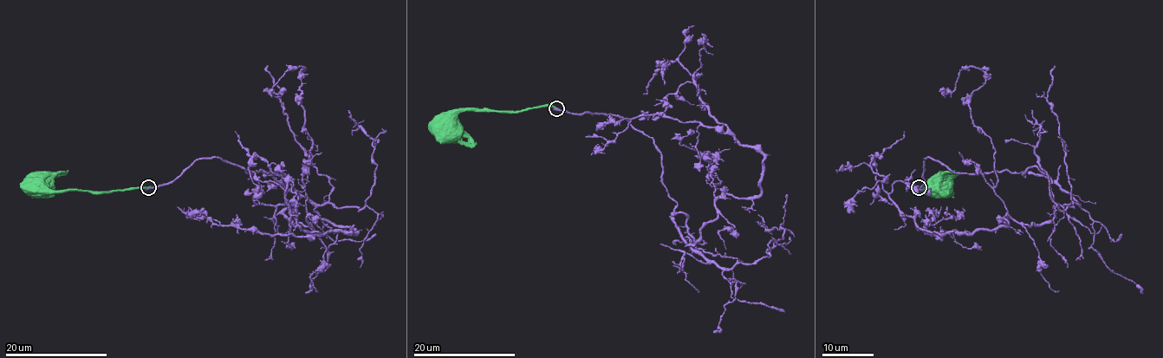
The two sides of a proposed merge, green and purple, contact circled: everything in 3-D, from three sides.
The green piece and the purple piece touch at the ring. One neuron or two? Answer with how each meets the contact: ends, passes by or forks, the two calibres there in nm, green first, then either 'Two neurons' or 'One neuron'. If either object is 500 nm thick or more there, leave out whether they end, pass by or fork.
At the ring green ends. At the ring purple ends. Thickness 280 nm (green) against 320 nm. Two neurons

